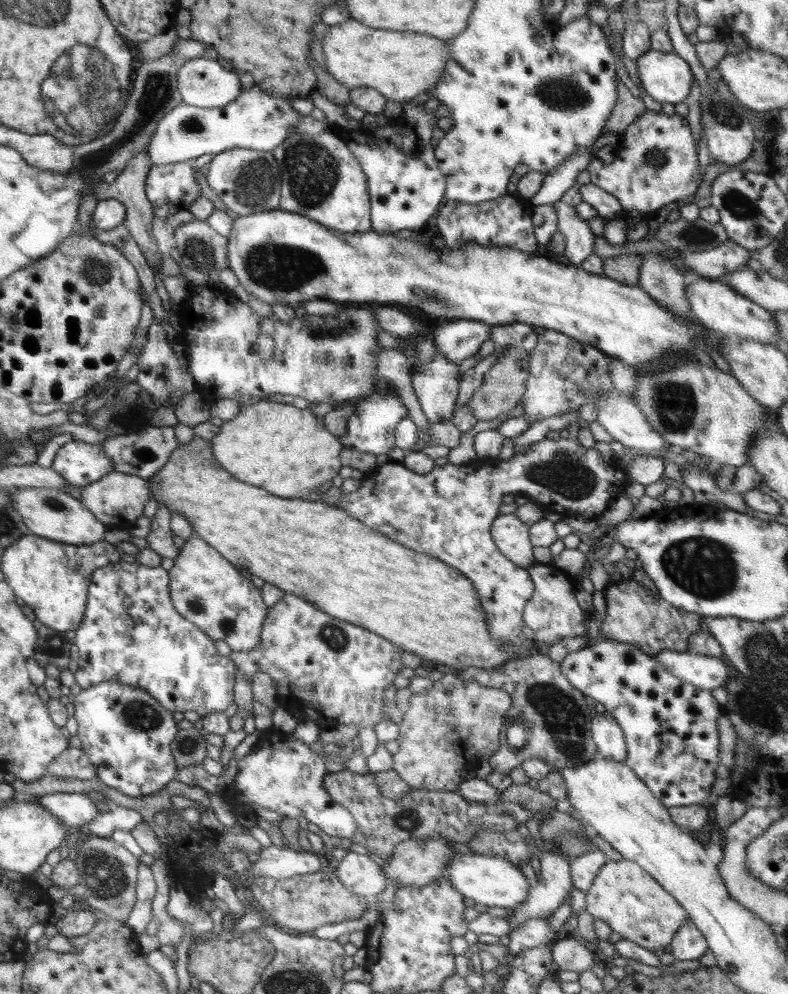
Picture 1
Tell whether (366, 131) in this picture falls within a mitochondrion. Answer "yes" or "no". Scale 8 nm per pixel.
no

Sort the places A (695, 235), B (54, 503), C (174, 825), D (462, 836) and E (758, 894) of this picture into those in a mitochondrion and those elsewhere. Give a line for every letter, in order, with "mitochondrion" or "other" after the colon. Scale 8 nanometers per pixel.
A: mitochondrion
B: mitochondrion
C: other
D: other
E: mitochondrion

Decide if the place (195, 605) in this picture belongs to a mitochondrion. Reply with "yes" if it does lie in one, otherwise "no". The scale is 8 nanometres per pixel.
yes

